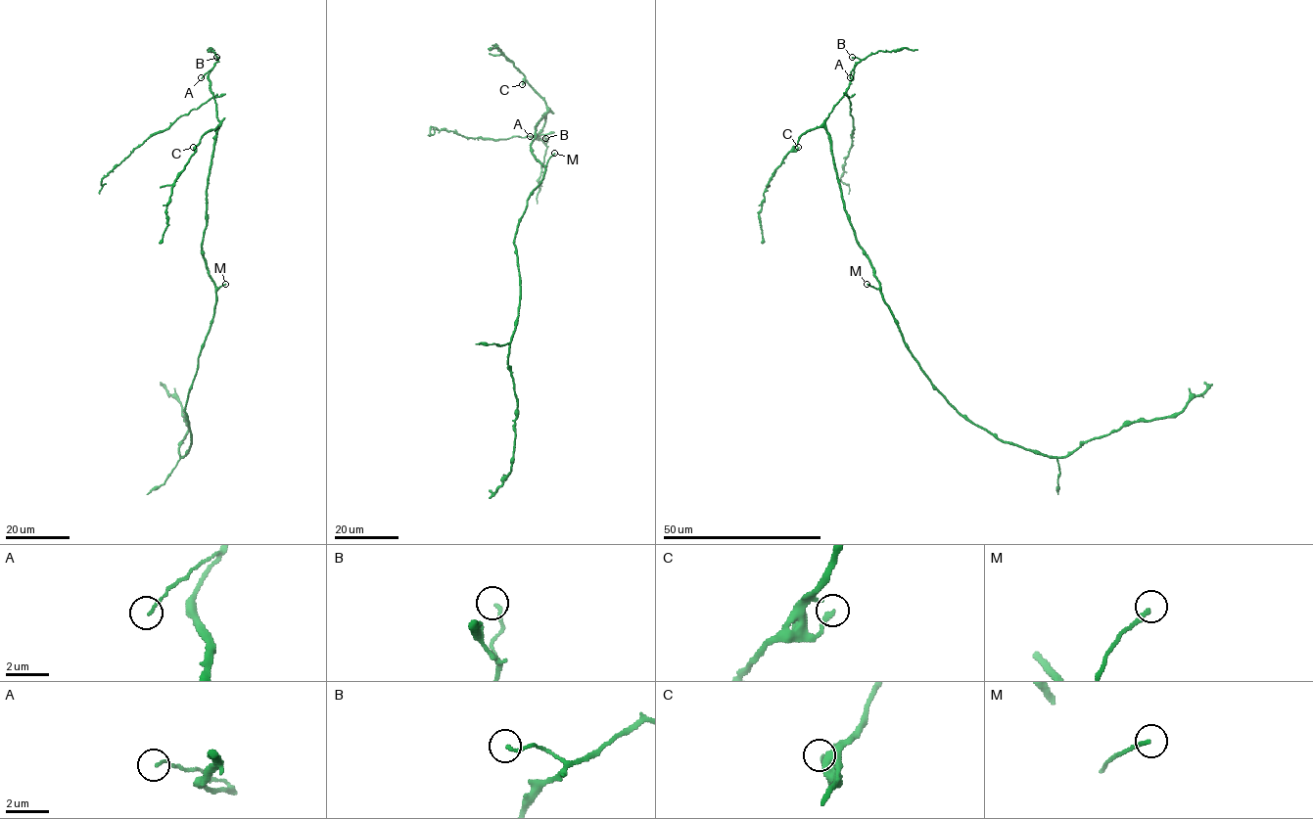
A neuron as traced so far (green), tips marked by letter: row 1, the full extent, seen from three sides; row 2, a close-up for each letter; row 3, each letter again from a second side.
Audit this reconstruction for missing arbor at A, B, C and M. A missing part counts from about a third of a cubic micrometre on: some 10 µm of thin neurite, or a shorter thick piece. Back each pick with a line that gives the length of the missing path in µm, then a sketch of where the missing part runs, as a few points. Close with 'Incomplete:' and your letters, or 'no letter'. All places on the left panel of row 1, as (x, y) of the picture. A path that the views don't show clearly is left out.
Incomplete: no letter

